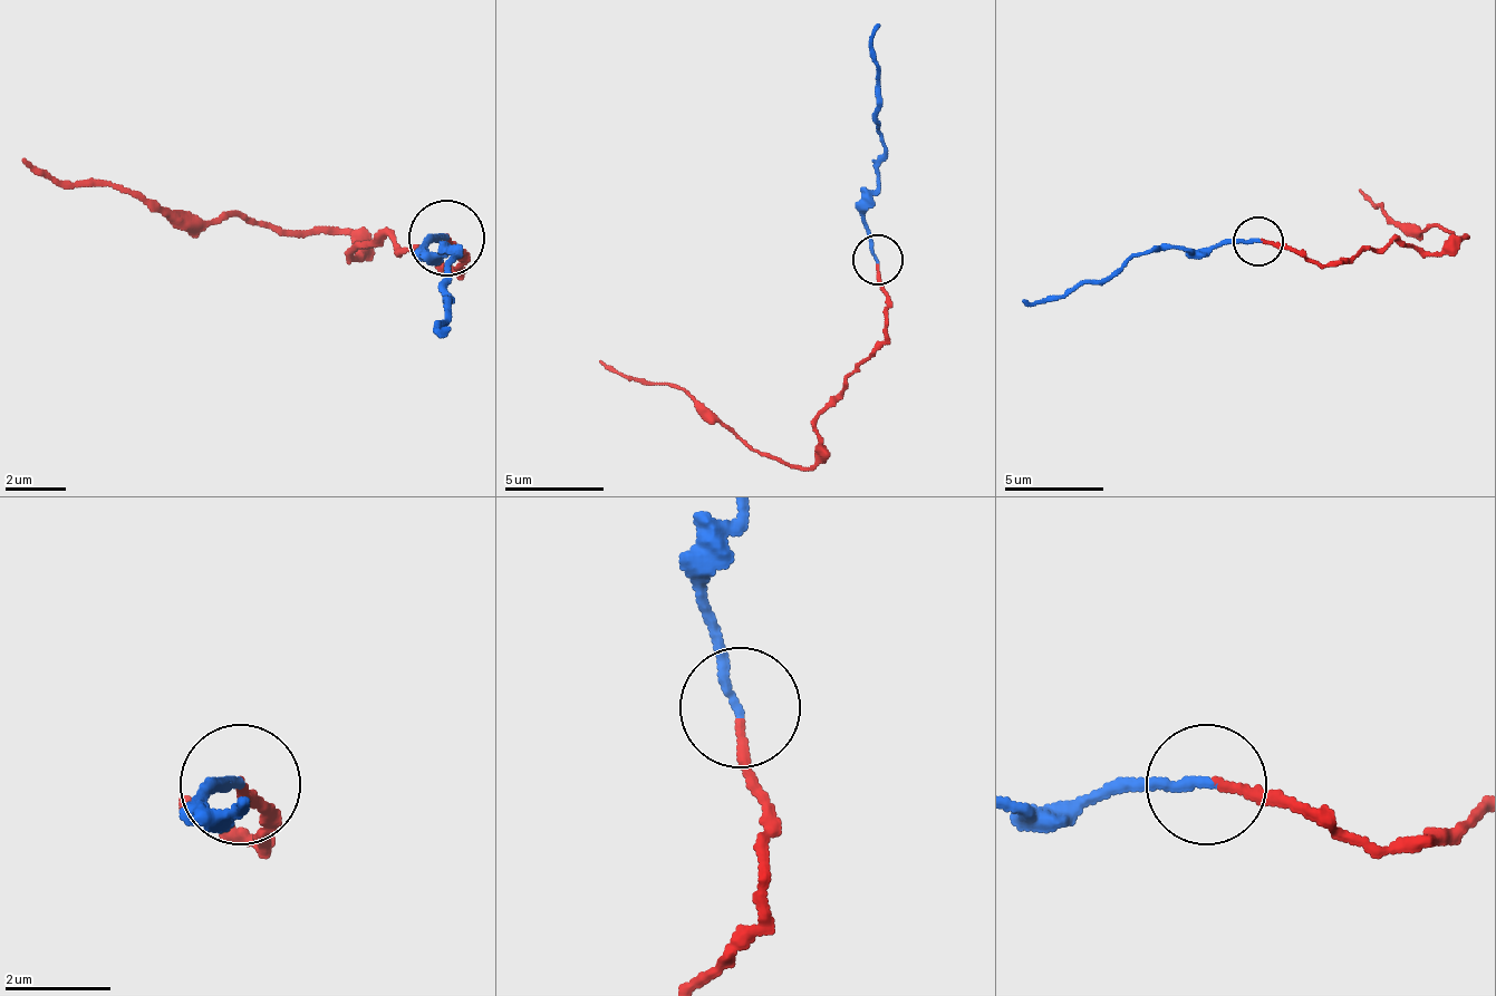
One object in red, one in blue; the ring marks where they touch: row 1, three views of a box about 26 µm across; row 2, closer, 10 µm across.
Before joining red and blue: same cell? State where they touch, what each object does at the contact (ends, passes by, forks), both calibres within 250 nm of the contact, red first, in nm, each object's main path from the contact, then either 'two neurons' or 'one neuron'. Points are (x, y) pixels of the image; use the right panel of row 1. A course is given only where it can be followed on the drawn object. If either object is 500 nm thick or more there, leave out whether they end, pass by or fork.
at (1258, 241); red ends there; blue ends there; 180 nm thick on the red side, 180 nm on the other; red runs (1260, 240), (1339, 264), (1363, 250), (1418, 250), (1443, 254), (1467, 240), (1448, 230), (1403, 230), (1359, 190); blue runs (1260, 240), (1130, 254), (1110, 274), (1061, 295), (1021, 299); two neurons

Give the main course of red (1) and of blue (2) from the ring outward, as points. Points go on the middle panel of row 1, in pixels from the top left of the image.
1: (876, 261), (886, 340), (817, 419), (817, 444), (807, 469), (748, 450), (673, 385), (618, 375), (598, 360)
2: (876, 261), (866, 196), (886, 152), (876, 112), (871, 63), (881, 22)

